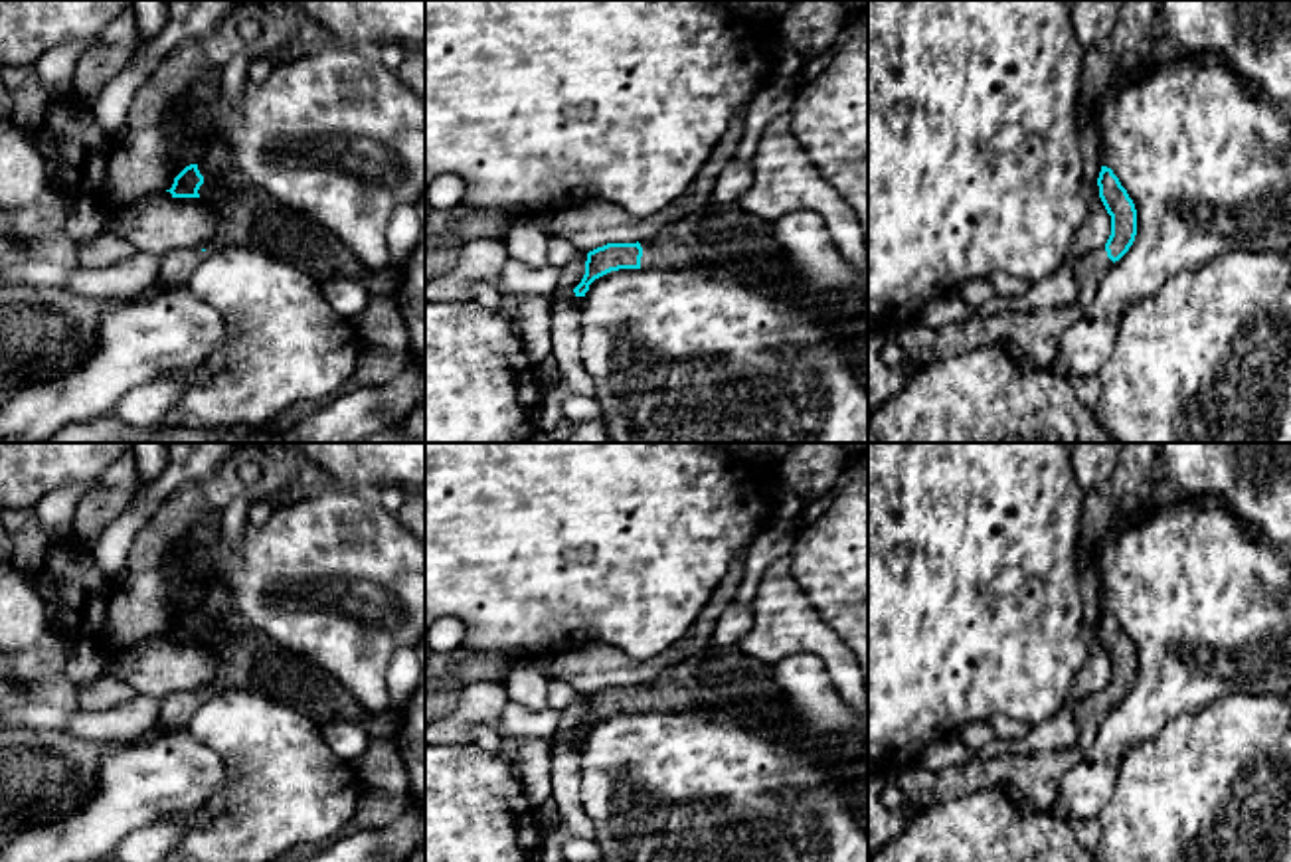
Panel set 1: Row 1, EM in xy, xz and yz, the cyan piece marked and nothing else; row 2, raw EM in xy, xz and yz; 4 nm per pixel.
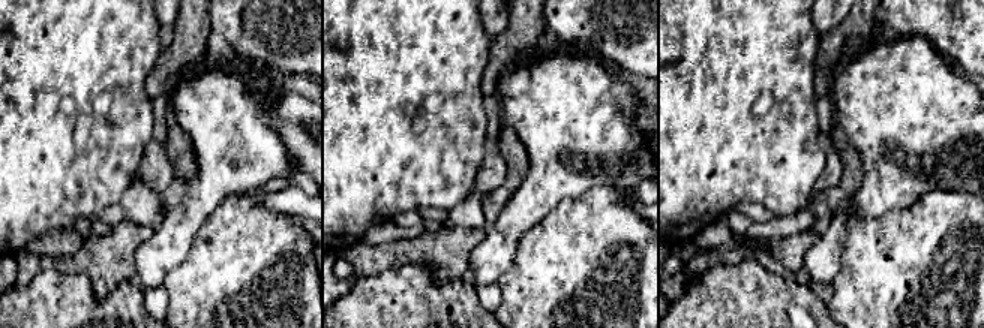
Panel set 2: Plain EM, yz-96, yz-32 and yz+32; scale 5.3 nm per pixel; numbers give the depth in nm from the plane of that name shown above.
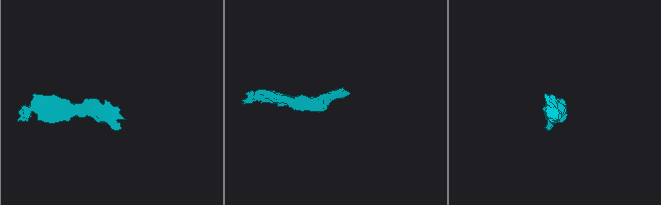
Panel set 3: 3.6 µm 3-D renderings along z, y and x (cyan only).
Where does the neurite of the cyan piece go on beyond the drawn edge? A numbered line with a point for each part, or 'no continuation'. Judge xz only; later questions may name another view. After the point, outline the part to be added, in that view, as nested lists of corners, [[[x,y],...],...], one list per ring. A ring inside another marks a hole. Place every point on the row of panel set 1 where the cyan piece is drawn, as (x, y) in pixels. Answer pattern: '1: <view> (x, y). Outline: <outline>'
1: xz (722, 236). Outline: [[[712,200],[639,243],[643,269],[710,265],[749,285],[767,285],[785,275],[773,221],[743,212],[739,204]]]

